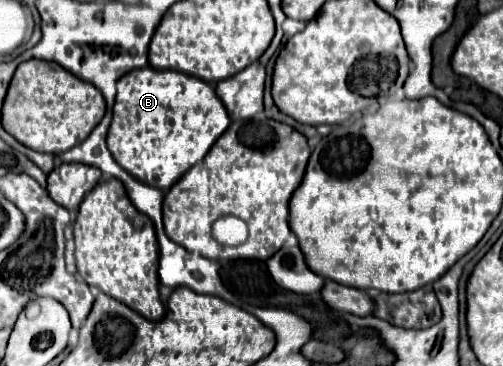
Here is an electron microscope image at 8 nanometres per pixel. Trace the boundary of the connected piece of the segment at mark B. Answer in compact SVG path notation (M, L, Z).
M146 66L118 80L108 150L114 160L138 180L168 190L194 164L202 162L228 124L228 112L208 82L186 76L184 72Z

